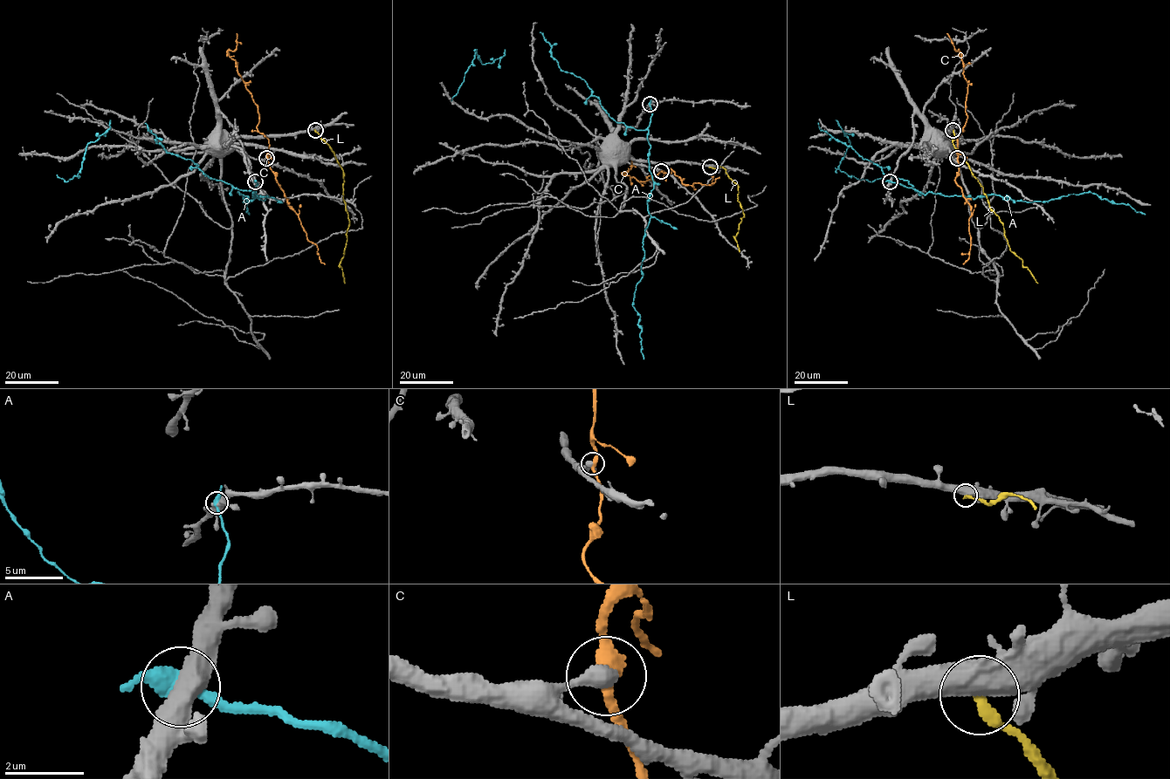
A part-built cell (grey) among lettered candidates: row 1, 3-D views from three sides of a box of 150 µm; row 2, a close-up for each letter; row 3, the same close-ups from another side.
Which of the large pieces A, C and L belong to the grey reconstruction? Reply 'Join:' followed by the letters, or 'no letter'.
Join: no letter

